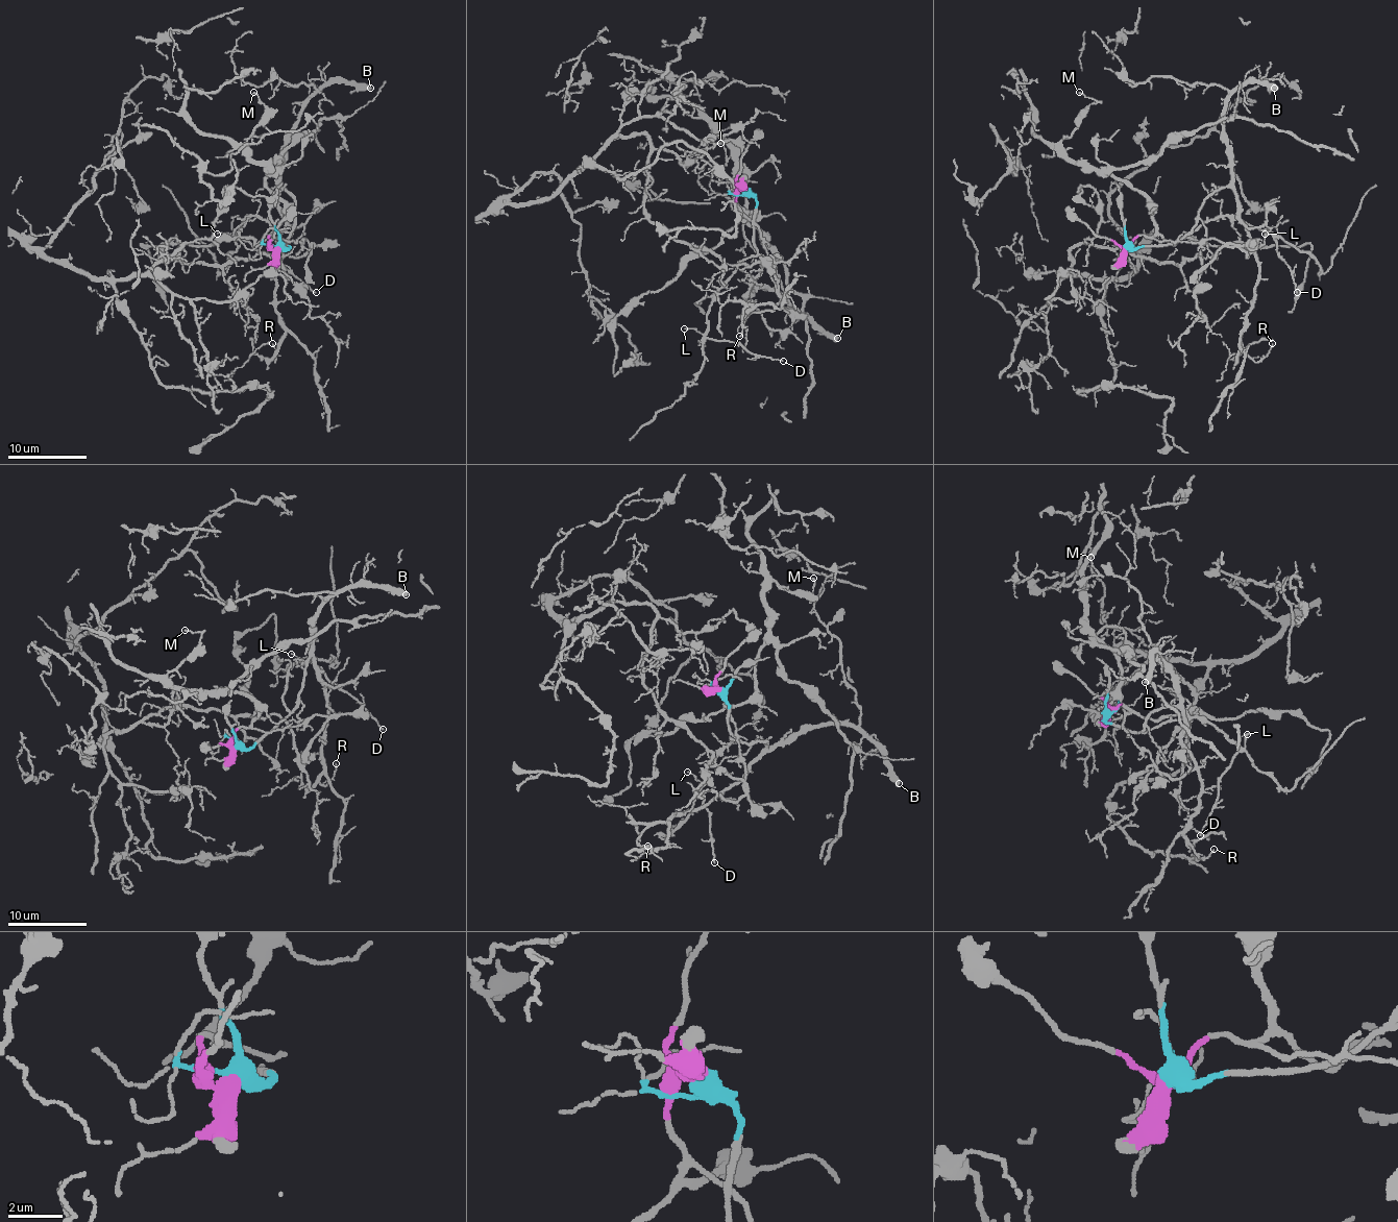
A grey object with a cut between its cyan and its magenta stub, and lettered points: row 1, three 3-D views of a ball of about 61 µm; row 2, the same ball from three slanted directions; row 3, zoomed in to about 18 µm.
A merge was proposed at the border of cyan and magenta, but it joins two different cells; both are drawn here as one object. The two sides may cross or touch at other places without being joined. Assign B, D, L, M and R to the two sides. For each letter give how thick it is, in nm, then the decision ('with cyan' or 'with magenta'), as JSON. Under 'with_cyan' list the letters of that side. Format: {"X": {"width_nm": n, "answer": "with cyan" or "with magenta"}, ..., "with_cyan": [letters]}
{"B": {"width_nm": 480, "answer": "with cyan"}, "D": {"width_nm": 100, "answer": "with cyan"}, "L": {"width_nm": 100, "answer": "with cyan"}, "M": {"width_nm": 120, "answer": "with magenta"}, "R": {"width_nm": 100, "answer": "with cyan"}, "with_cyan": ["B", "D", "L", "R"]}

